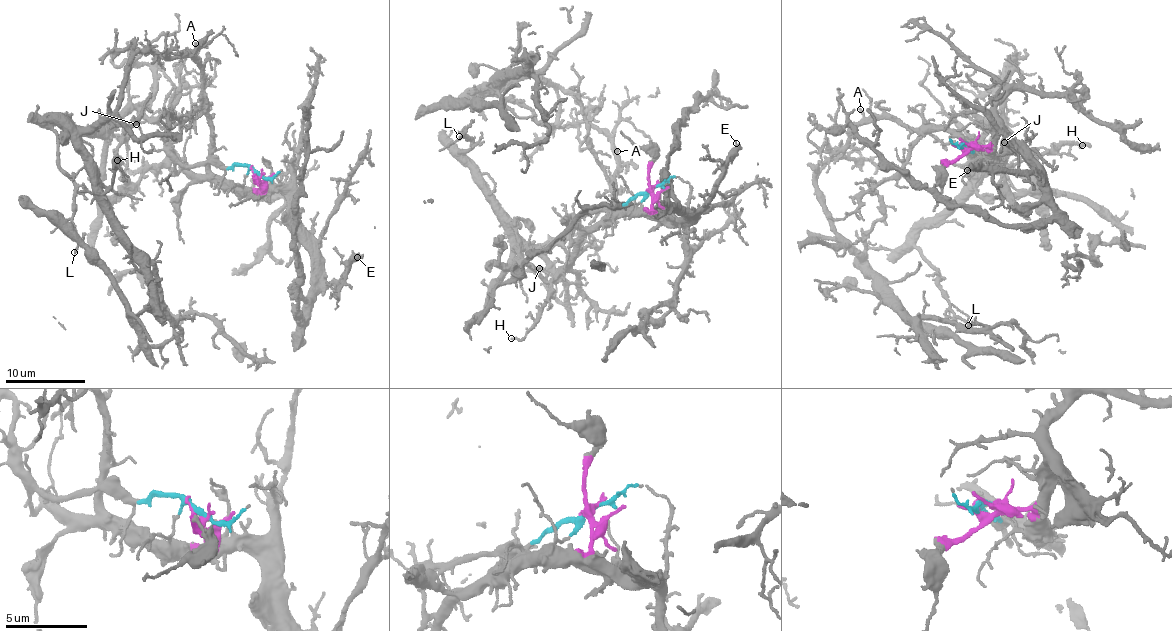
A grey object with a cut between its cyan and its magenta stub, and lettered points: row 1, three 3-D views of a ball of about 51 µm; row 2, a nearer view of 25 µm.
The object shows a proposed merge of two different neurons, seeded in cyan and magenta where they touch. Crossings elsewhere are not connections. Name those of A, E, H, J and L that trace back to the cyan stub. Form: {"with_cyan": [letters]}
{"with_cyan": ["L"]}

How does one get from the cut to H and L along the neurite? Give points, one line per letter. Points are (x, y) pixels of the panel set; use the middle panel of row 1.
H: (649, 189), (652, 205), (648, 209), (615, 213), (589, 228), (525, 337), (511, 339)
L: (649, 189), (621, 206), (571, 216), (567, 240), (539, 250), (496, 211), (461, 155), (469, 137), (458, 136)

